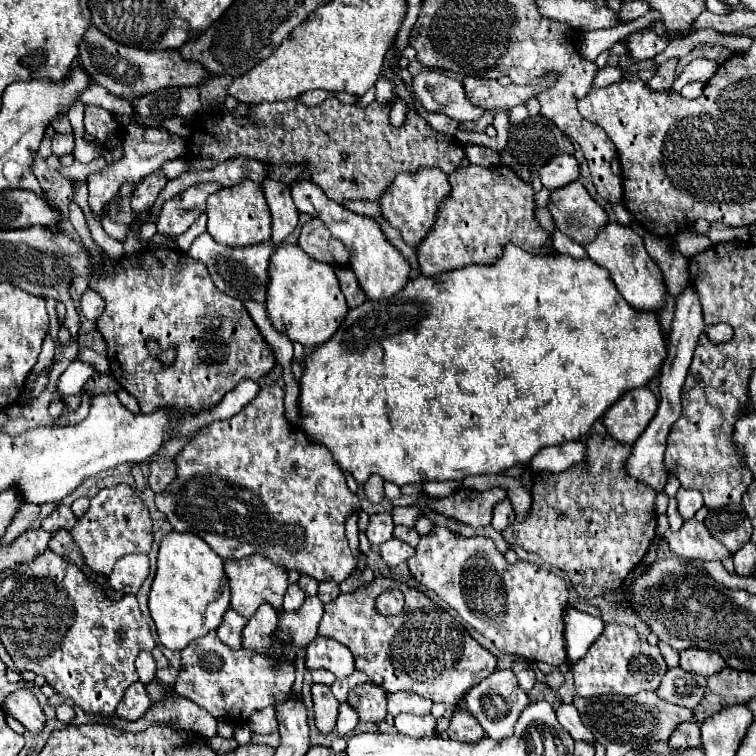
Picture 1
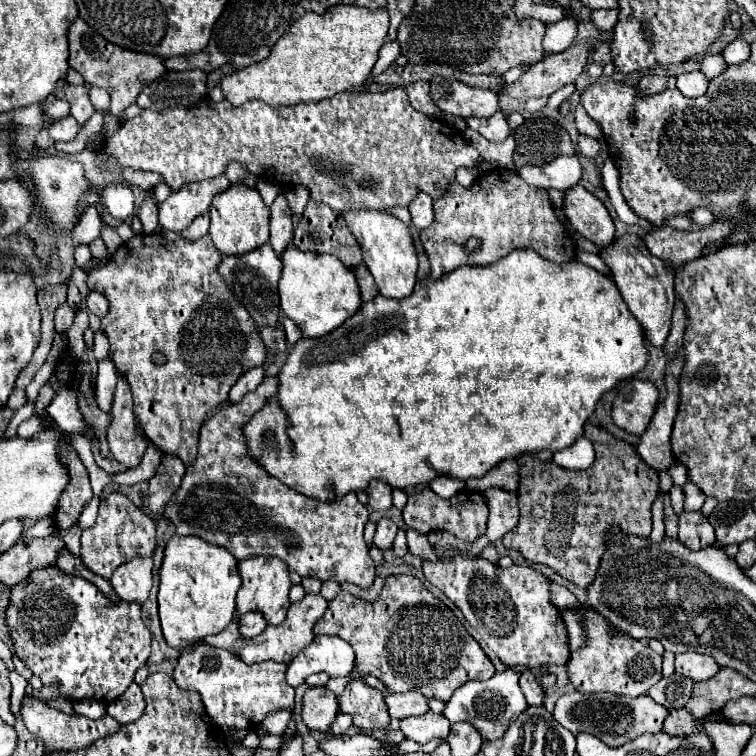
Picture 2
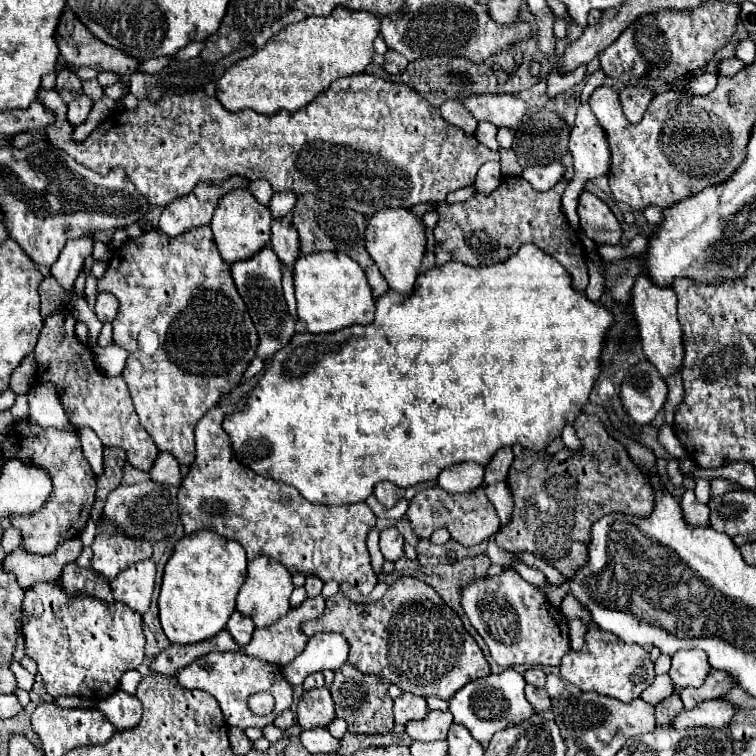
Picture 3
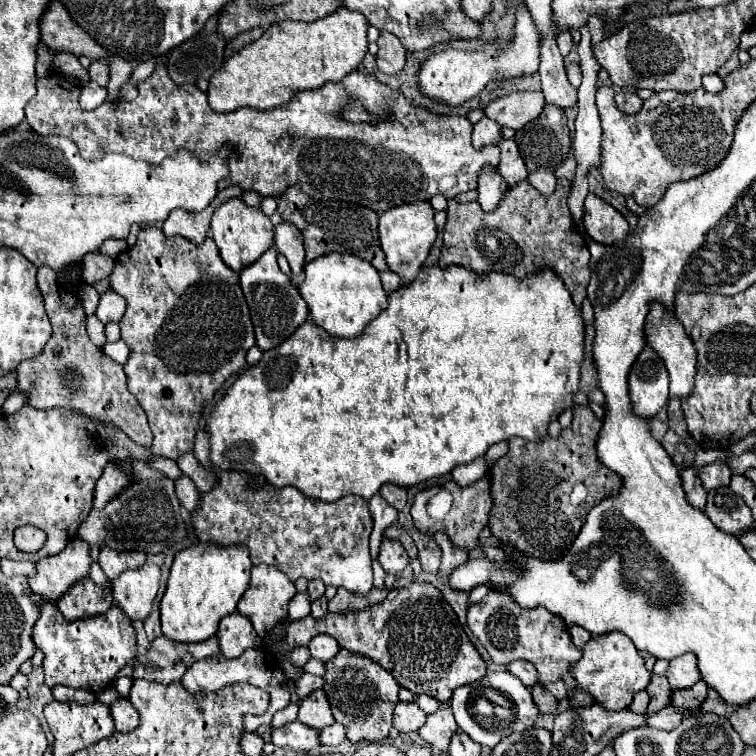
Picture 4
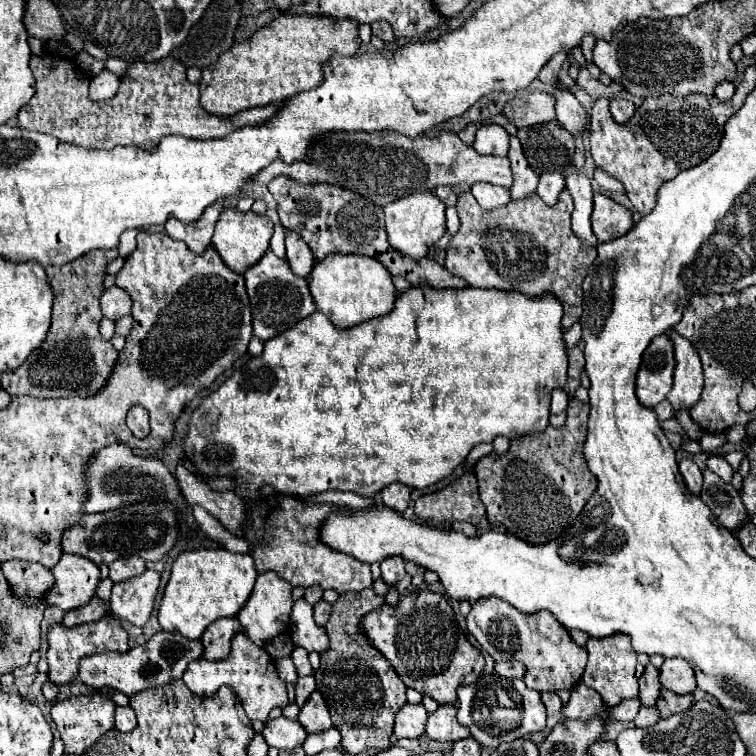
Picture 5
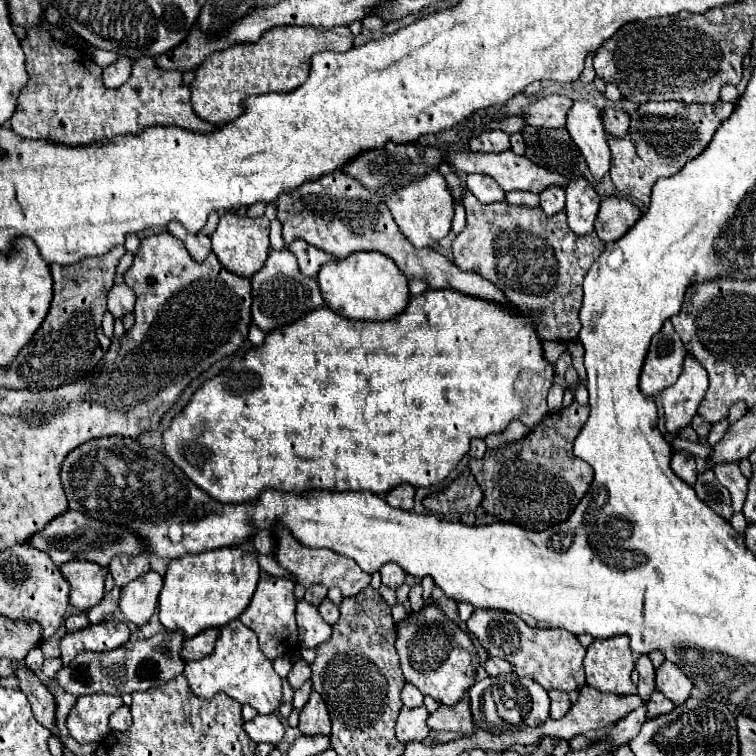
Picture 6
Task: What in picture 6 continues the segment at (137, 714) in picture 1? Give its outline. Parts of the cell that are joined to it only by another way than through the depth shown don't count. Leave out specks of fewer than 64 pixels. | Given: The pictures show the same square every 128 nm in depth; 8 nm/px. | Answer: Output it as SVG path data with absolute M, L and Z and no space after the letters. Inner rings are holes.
M122 706L122 708L118 708L112 716L110 716L110 728L112 730L126 730L126 728L130 728L130 724L132 724L132 716L130 716L130 708L128 706Z

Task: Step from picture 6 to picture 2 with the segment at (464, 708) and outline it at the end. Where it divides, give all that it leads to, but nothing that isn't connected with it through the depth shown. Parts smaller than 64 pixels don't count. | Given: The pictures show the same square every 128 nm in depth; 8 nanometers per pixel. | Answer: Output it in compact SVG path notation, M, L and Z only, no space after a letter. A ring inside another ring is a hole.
M426 712L424 716L418 716L418 718L402 718L400 730L404 732L406 738L426 744L434 738L446 738L450 732L450 722L444 714Z

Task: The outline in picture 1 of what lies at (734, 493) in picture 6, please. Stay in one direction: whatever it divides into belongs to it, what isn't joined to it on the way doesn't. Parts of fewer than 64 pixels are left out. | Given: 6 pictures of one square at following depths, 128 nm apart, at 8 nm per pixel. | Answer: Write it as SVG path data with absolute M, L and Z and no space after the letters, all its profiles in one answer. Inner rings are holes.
M680 488L676 494L676 500L678 500L678 510L684 520L694 518L696 510L700 510L704 506L700 492L696 492L694 488Z

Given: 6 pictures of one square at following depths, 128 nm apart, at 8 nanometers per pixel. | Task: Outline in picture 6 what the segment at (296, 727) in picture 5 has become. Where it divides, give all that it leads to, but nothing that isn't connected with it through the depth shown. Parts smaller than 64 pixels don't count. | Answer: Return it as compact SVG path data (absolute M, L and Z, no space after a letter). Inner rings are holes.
M254 716L250 722L244 722L244 732L254 742L270 742L278 744L284 738L284 726L276 716Z

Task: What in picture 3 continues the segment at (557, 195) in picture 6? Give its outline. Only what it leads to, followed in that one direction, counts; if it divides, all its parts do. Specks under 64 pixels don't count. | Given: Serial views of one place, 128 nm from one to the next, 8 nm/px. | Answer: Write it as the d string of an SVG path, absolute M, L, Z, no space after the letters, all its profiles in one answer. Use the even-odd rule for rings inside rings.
M552 162L552 164L546 164L546 166L532 166L532 168L526 168L522 172L522 178L526 178L532 188L544 192L544 190L550 190L564 174L564 166L560 162Z

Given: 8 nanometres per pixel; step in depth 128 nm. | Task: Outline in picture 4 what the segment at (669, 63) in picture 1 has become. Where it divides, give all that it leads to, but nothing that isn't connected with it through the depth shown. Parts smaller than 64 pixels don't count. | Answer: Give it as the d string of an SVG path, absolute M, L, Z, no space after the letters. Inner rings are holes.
M620 92L620 94L614 96L614 100L616 100L618 110L624 112L624 114L636 114L642 108L642 100L636 94L624 94L624 92Z

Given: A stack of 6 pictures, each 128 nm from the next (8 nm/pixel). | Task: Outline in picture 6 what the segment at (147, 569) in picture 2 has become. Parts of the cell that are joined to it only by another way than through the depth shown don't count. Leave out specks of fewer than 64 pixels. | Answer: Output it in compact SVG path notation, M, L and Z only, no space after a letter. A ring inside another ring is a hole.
M154 570L146 572L144 576L124 586L120 594L120 610L124 612L126 620L134 622L136 626L148 624L158 606L160 590L162 590L162 576Z

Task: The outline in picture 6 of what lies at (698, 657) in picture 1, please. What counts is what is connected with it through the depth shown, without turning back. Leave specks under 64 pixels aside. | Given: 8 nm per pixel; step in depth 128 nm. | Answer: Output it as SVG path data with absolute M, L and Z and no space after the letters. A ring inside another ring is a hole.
M664 662L656 670L656 690L662 692L674 704L684 704L690 696L692 682L690 678L672 662Z

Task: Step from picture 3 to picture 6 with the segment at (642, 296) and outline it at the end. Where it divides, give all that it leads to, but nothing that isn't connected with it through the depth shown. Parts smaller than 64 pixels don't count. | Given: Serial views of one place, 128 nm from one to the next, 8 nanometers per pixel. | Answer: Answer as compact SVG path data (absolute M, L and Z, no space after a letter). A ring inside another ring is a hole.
M688 354L680 378L670 388L664 388L664 392L660 394L666 430L670 434L678 434L680 428L692 422L706 390L708 390L708 376L704 368Z

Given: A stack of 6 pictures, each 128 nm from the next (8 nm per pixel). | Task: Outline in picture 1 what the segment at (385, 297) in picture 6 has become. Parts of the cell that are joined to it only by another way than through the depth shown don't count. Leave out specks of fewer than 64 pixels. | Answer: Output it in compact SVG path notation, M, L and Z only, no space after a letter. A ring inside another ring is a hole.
M284 244L276 254L272 254L266 308L274 328L286 332L292 342L300 342L306 350L326 342L338 330L348 312L334 266L314 260L300 246L292 244Z

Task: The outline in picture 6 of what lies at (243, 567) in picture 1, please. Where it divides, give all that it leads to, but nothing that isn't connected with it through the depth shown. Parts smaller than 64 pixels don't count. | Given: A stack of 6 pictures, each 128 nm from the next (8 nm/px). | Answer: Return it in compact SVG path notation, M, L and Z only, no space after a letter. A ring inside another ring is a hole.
M270 576L266 580L258 582L258 588L252 596L250 606L240 616L240 622L256 632L260 650L270 660L276 660L278 656L294 654L298 650L298 626L296 626L296 618L294 618L294 608L296 608L294 584L290 580Z

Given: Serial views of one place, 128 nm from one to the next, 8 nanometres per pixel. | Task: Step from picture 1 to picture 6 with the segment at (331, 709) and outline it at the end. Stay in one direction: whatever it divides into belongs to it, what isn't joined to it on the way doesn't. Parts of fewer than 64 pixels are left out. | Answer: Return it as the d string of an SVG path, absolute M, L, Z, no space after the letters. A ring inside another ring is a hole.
M318 692L310 694L310 700L300 712L300 724L298 724L302 734L330 734L330 716L326 710L326 704L322 702Z

